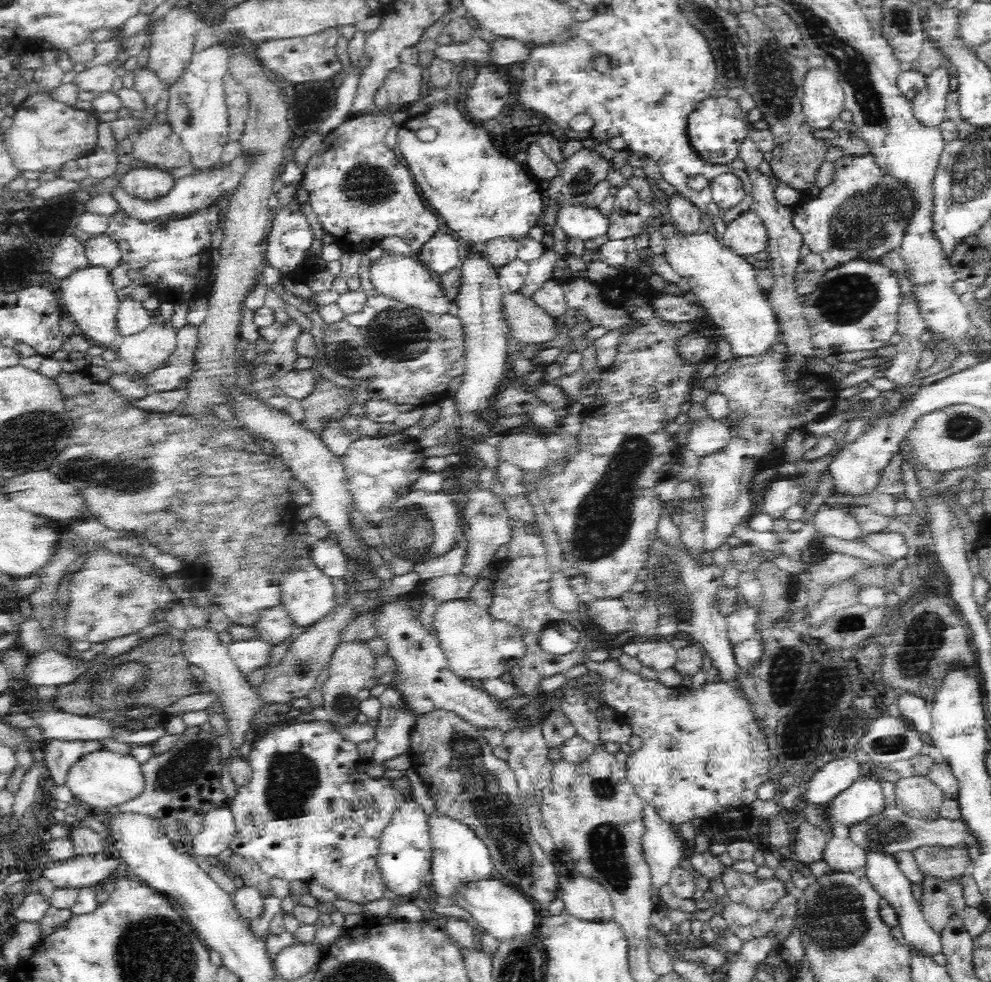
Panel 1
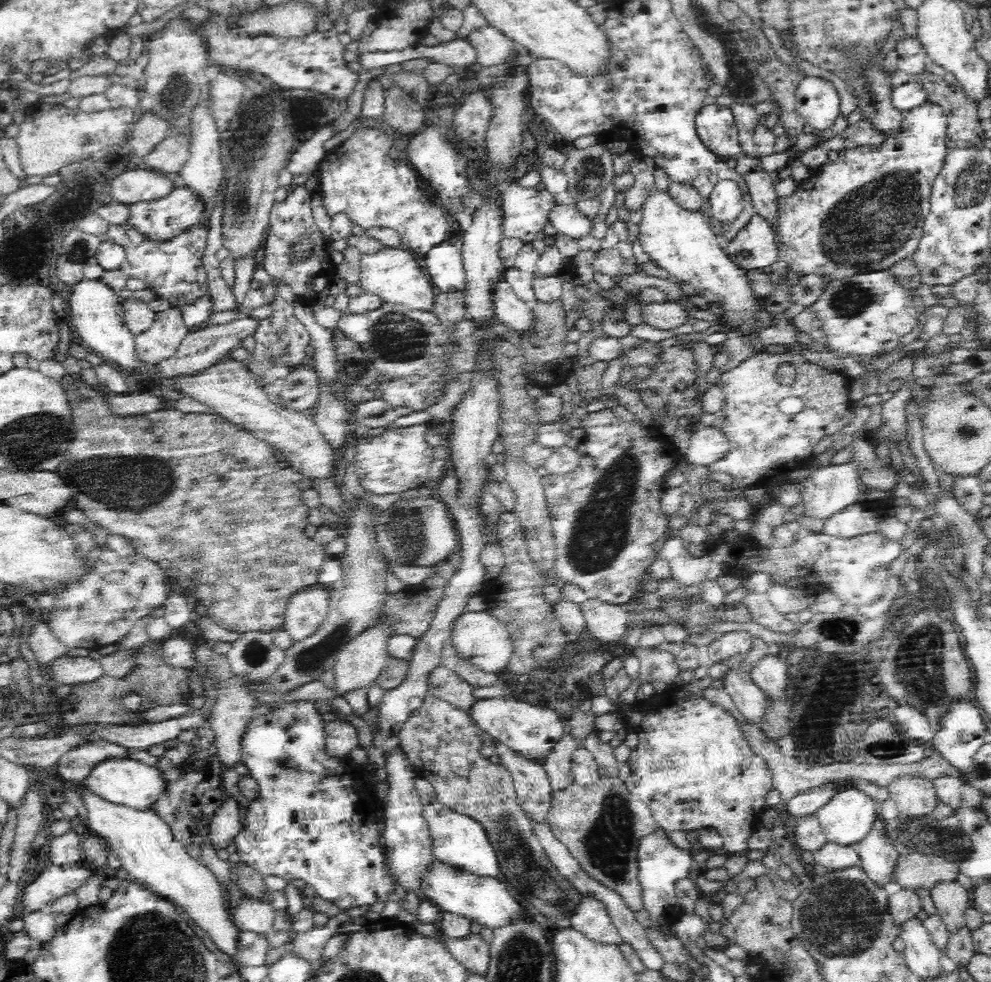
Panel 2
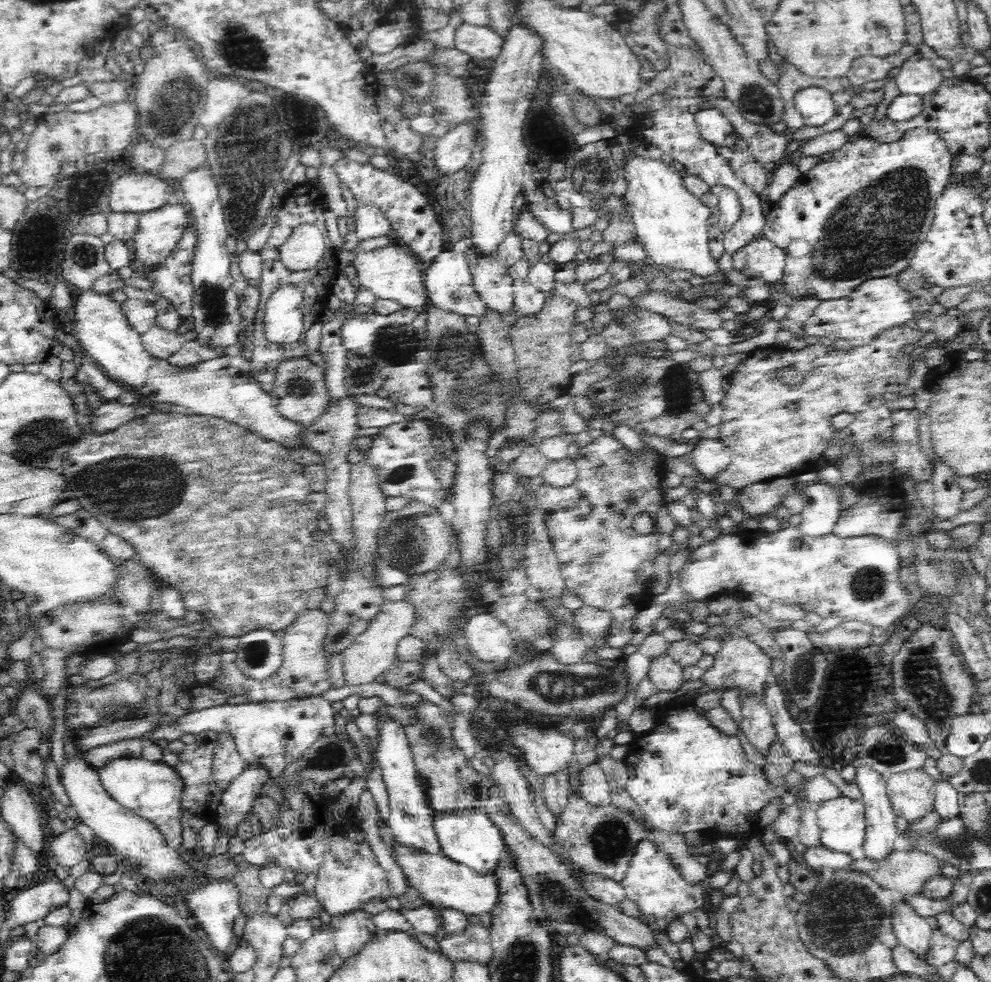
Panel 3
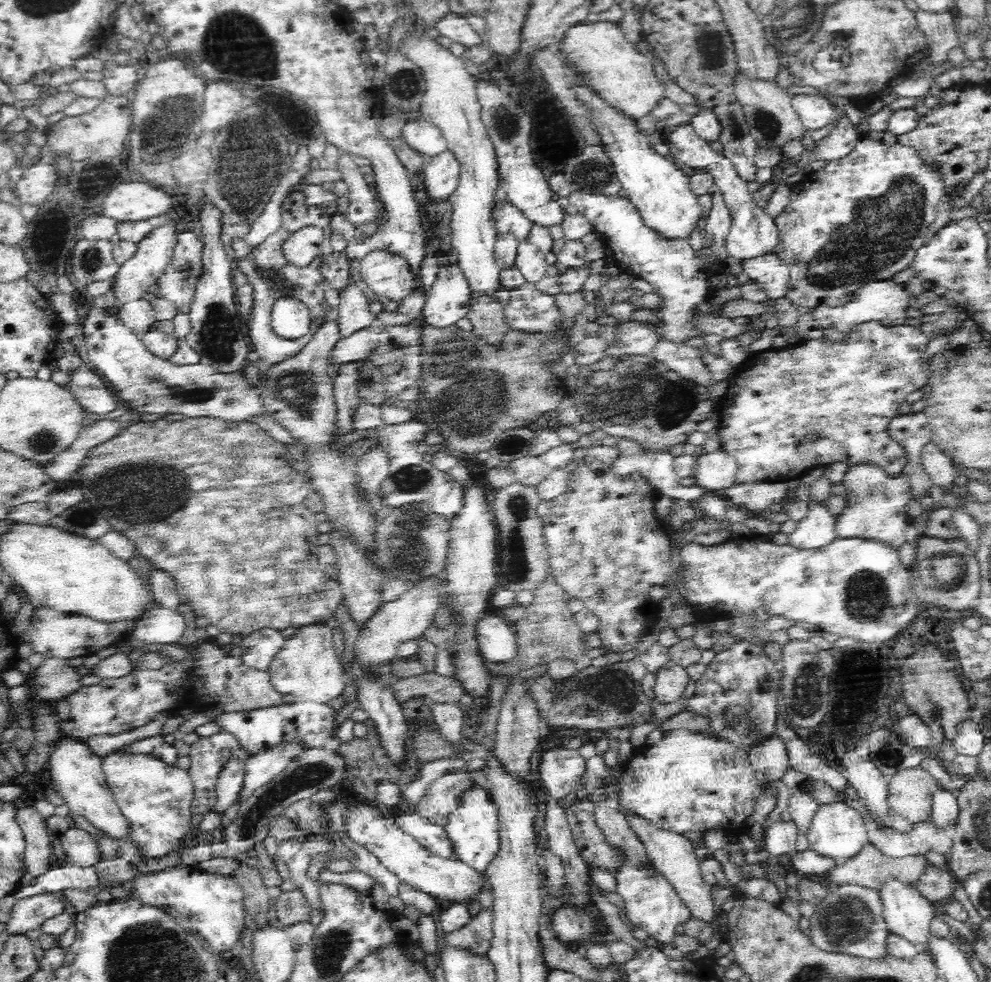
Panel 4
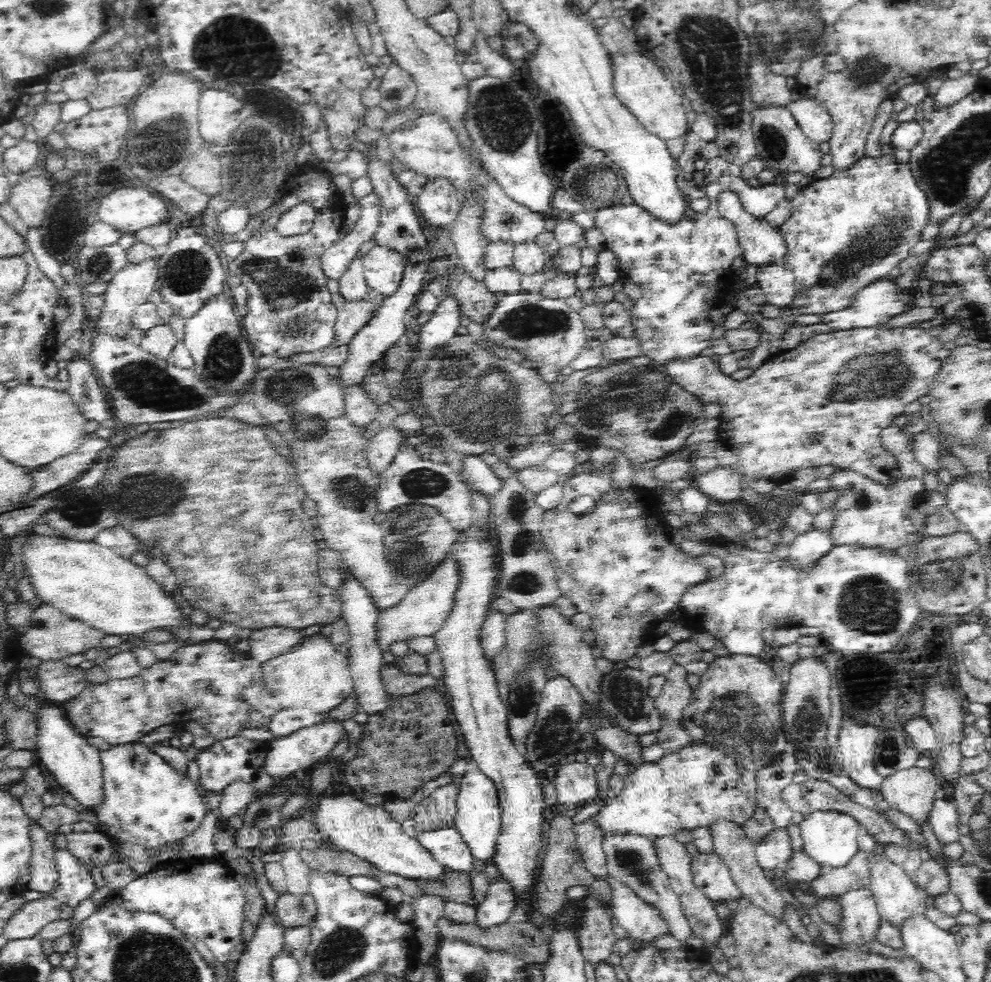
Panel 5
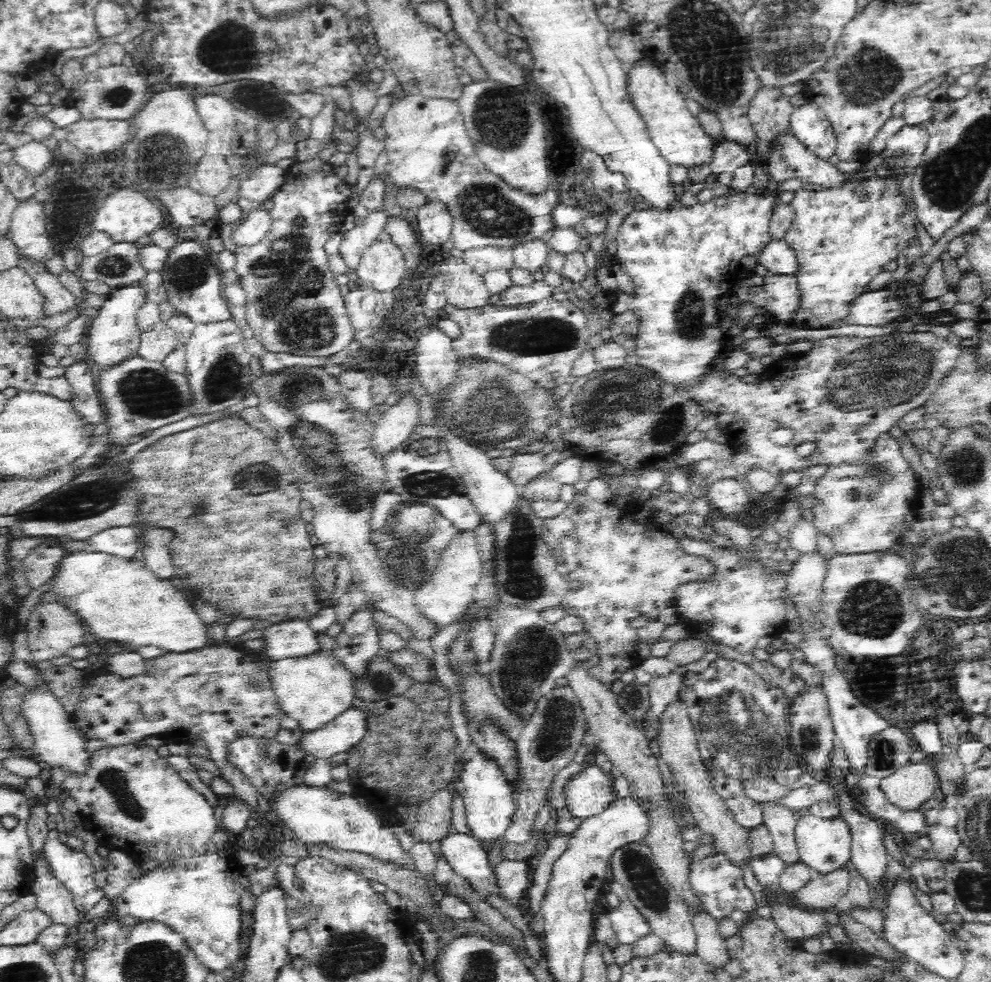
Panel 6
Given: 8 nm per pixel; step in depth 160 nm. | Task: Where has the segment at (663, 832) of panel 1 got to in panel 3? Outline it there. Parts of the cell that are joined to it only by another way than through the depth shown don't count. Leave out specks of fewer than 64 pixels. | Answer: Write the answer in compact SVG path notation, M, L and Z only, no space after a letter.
M645 839L636 846L621 885L624 887L626 899L634 901L640 909L640 920L656 933L666 933L672 922L681 920L684 914L706 908L707 904L707 889L700 884L691 886L684 882L666 856L658 853L656 847Z

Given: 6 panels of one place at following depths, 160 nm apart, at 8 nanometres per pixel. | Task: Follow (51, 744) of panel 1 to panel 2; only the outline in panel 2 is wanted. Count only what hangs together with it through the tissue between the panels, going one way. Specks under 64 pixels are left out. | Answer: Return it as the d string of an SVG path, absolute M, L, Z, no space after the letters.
M100 737L68 752L58 762L57 772L66 783L78 784L82 783L98 764L111 759L128 759L130 756L132 754L128 747Z

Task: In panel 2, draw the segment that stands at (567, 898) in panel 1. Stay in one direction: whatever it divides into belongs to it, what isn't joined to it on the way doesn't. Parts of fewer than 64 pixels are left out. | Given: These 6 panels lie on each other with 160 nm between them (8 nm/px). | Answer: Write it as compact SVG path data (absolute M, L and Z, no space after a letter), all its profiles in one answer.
M584 898L583 904L576 908L570 922L571 927L584 934L590 942L624 946L616 925L606 913L606 907L592 898Z

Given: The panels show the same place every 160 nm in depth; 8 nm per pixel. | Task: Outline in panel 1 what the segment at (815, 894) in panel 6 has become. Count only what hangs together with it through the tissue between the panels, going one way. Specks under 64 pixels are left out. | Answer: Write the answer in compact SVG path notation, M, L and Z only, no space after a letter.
M923 847L914 852L914 860L923 878L937 878L944 882L959 880L971 871L972 862L964 849Z

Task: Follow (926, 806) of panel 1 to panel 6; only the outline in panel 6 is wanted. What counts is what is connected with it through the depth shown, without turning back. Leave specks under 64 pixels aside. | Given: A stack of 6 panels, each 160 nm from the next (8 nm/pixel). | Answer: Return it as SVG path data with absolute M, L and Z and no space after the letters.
M930 759L908 762L894 774L882 779L880 788L891 804L904 810L918 810L934 797L939 777Z

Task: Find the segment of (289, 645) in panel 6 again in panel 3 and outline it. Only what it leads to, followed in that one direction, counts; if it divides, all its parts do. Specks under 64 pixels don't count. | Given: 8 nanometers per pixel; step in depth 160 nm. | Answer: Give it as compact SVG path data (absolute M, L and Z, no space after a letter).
M252 630L239 636L234 663L242 674L264 680L274 675L276 669L281 666L282 649L283 638L276 636L276 631Z

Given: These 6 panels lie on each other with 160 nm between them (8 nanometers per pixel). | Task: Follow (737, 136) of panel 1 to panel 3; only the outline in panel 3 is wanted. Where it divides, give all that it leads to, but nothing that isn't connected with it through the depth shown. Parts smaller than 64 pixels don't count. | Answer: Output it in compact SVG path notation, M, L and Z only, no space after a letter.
M700 109L695 114L695 123L704 140L721 146L730 147L736 138L734 125L716 109Z

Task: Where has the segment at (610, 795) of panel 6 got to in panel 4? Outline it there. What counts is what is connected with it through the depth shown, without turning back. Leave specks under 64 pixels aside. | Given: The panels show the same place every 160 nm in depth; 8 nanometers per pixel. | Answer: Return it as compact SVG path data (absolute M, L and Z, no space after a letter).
M547 749L542 753L539 775L544 789L554 799L577 794L587 770L587 760L576 749Z

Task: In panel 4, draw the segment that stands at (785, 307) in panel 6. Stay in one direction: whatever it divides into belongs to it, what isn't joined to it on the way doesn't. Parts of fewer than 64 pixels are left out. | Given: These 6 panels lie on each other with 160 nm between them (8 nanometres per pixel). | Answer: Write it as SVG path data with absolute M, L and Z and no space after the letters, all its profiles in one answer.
M776 253L744 260L742 266L750 281L756 282L769 300L787 297L790 269Z

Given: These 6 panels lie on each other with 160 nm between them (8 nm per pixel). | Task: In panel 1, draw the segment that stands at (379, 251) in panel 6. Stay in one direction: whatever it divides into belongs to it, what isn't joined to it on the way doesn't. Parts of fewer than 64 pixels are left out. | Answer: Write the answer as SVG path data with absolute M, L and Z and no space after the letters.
M384 251L380 258L370 262L370 281L378 294L400 301L408 307L413 307L430 315L446 315L455 302L446 301L439 280L429 271L417 256L404 256L398 253Z

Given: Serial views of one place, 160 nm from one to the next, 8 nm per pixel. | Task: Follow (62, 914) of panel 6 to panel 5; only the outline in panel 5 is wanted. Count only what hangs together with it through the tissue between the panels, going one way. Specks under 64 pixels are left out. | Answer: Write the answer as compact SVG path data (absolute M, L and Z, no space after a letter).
M31 822L31 840L33 843L30 860L30 880L28 888L40 892L46 898L53 898L58 890L58 869L55 859L55 847L52 835L46 833L40 825Z

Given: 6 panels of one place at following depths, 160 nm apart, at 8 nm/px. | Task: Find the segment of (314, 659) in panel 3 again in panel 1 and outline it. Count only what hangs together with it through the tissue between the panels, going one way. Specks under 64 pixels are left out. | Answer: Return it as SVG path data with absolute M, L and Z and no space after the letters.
M312 558L282 582L281 605L296 628L316 624L336 606L332 580L316 568Z

